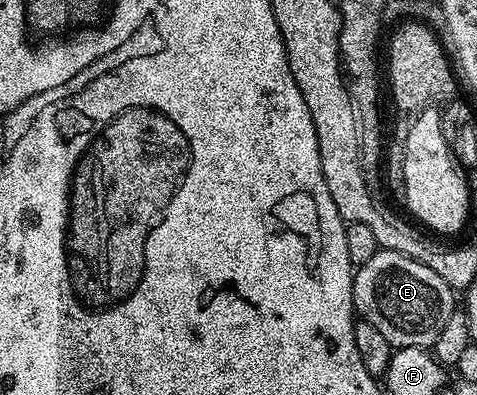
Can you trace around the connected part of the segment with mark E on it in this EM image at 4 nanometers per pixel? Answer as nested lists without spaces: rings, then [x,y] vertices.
[[[379,248],[368,264],[354,271],[354,309],[368,324],[378,329],[391,347],[433,347],[448,316],[456,308],[455,291],[450,289],[432,268],[404,256],[400,252]]]

